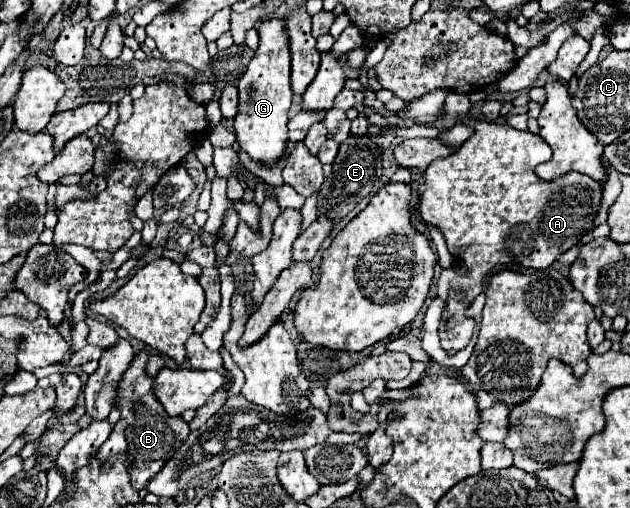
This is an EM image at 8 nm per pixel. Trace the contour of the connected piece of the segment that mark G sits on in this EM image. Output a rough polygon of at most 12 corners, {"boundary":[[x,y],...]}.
{"boundary":[[264,20],[238,82],[234,130],[262,166],[288,144],[290,50]]}

